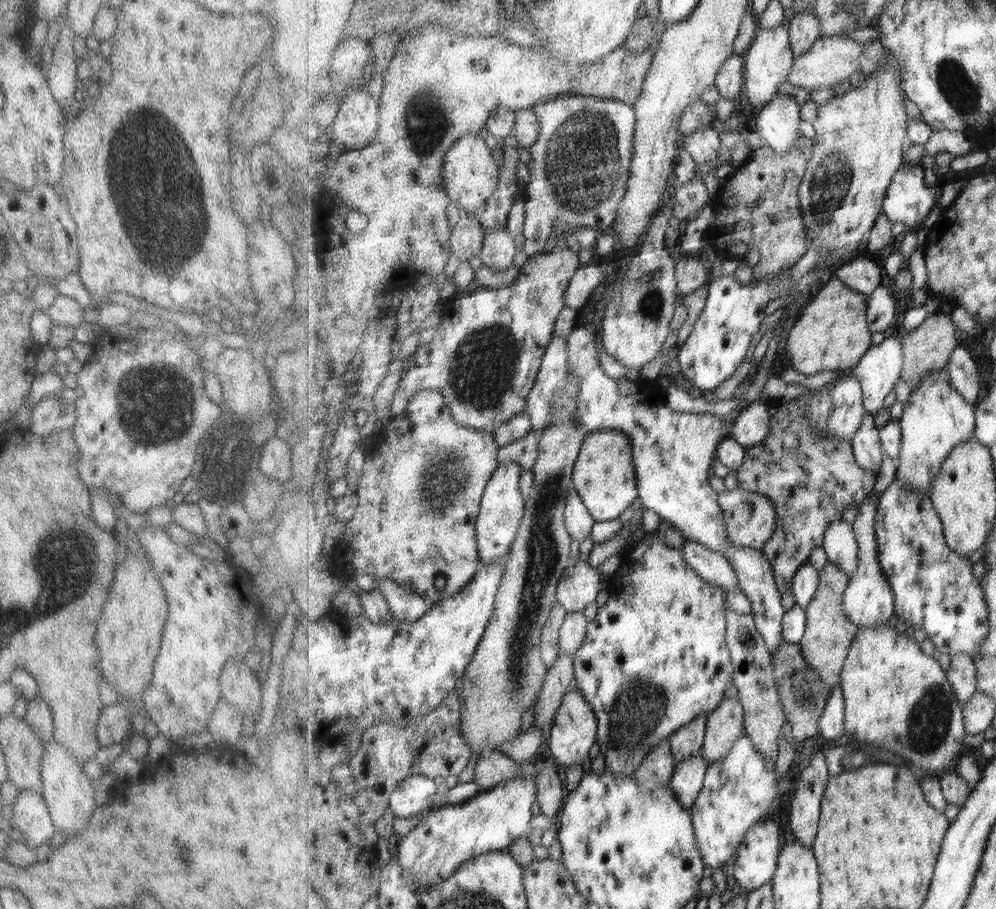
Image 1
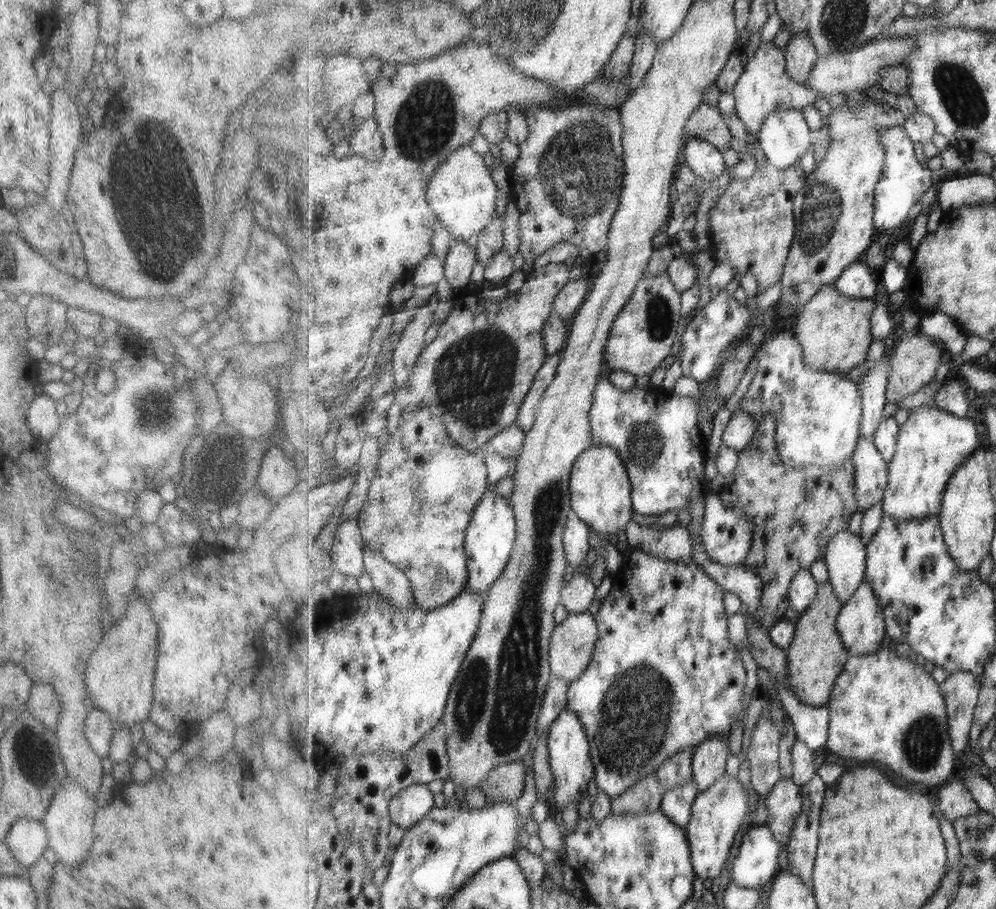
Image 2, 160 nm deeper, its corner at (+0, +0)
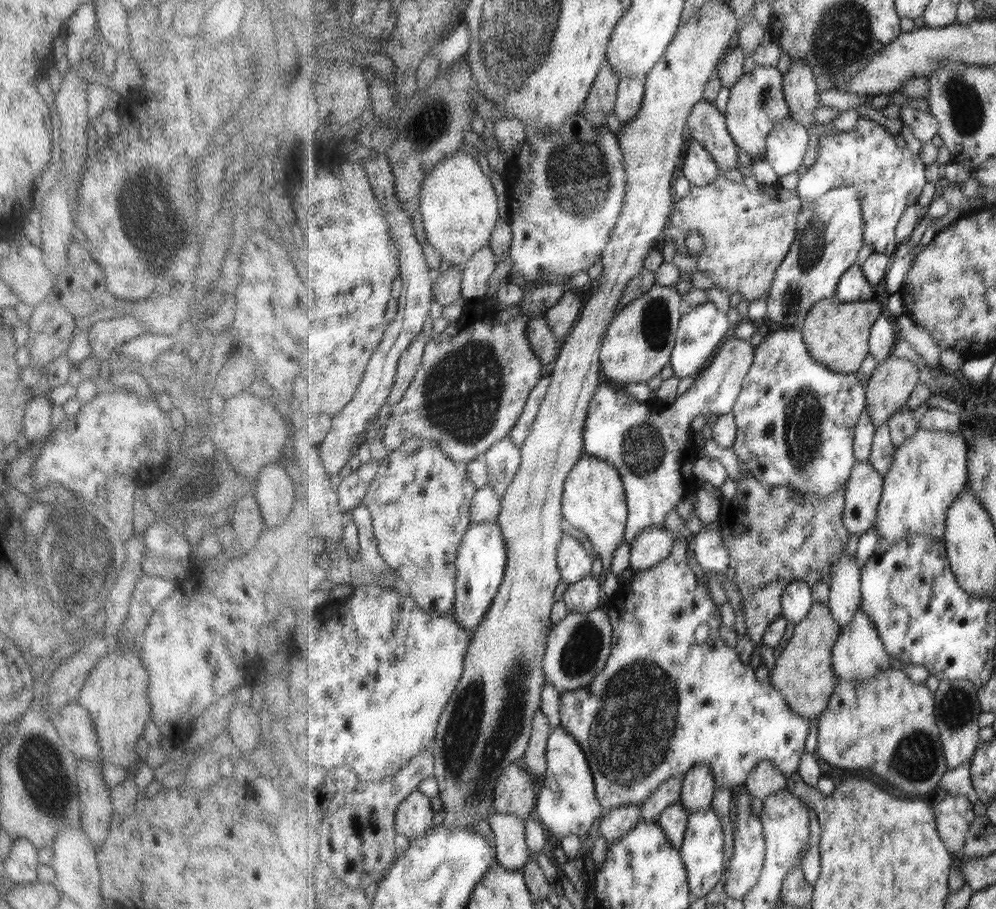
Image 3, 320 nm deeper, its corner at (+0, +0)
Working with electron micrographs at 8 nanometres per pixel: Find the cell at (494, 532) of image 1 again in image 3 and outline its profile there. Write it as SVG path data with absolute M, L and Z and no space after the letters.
M498 522L472 524L458 550L456 601L451 609L460 625L469 632L473 633L480 628L488 616L489 609L500 592L508 563L508 550L501 525Z

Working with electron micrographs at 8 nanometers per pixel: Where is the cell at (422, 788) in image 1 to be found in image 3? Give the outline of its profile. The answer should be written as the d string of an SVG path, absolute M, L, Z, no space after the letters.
M416 789L399 807L396 811L396 832L408 836L411 838L417 838L418 836L424 836L431 830L433 826L433 818L435 818L436 812L433 812L431 808L431 800L429 796L423 794L421 790Z

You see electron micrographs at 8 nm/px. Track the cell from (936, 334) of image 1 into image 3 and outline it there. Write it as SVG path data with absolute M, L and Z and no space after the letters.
M893 357L878 363L866 383L866 409L877 428L895 415L919 384L919 368L906 357Z

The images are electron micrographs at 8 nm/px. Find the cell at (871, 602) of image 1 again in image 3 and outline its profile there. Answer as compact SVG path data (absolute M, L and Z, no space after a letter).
M862 608L857 611L853 622L843 627L832 653L833 671L837 672L839 683L843 681L867 681L877 677L879 673L891 669L892 656L885 648L874 622Z

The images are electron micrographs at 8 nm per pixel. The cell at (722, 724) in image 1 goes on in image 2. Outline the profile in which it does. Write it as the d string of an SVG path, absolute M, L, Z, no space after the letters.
M728 737L707 739L695 748L693 757L693 776L699 793L707 792L721 777L725 777L725 766L729 753Z

